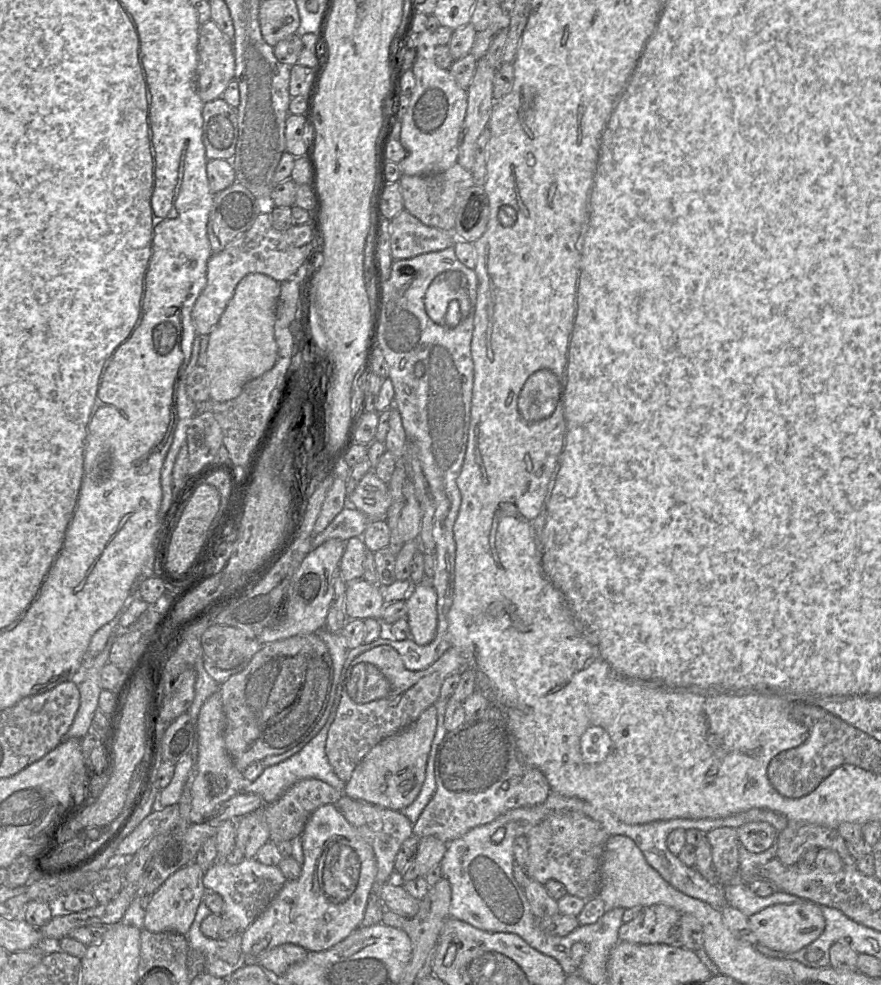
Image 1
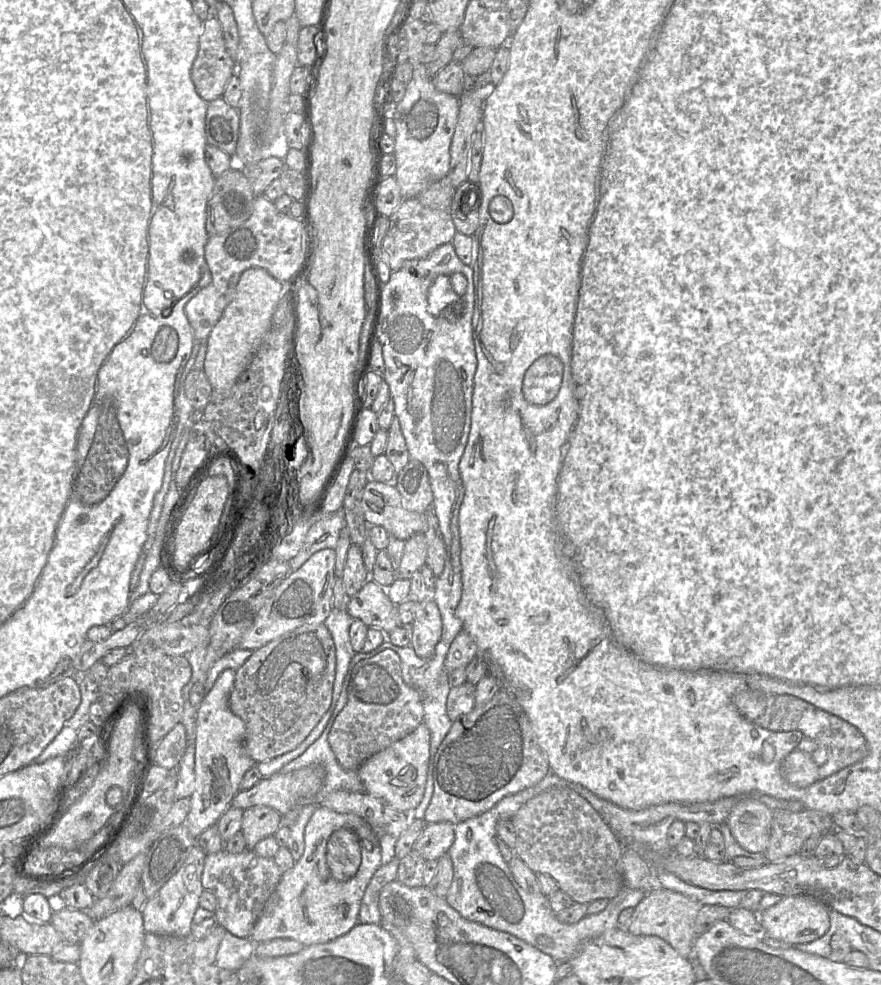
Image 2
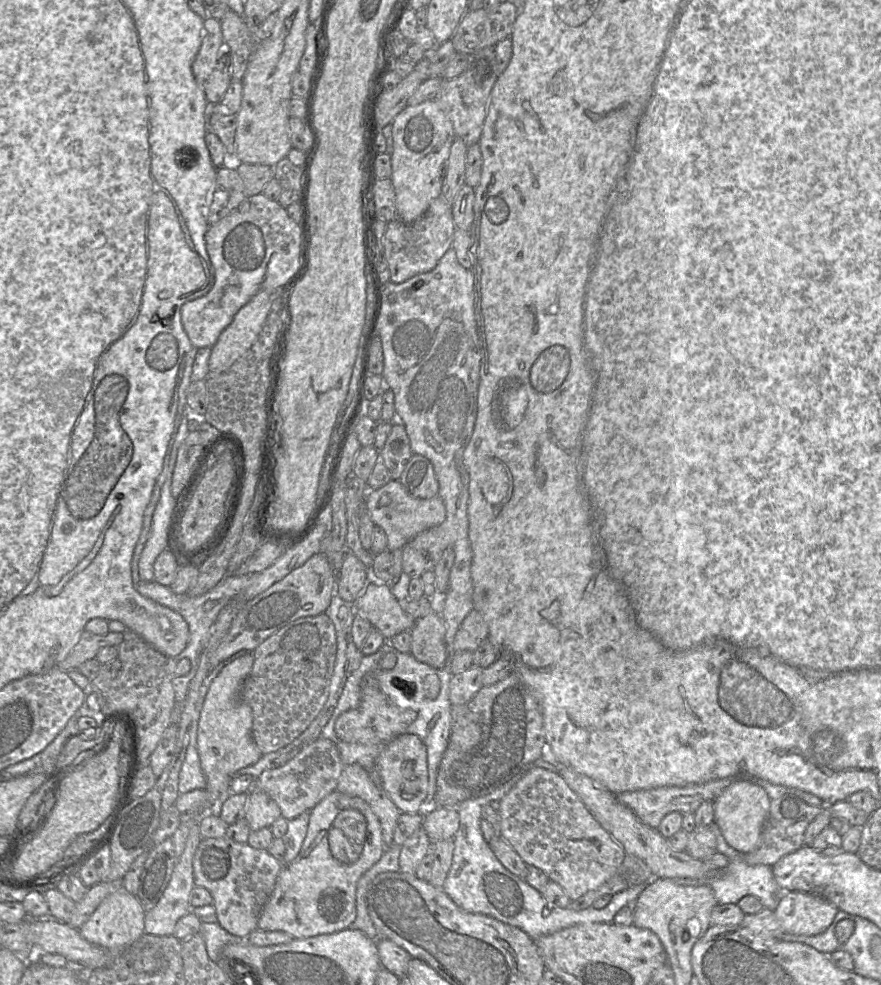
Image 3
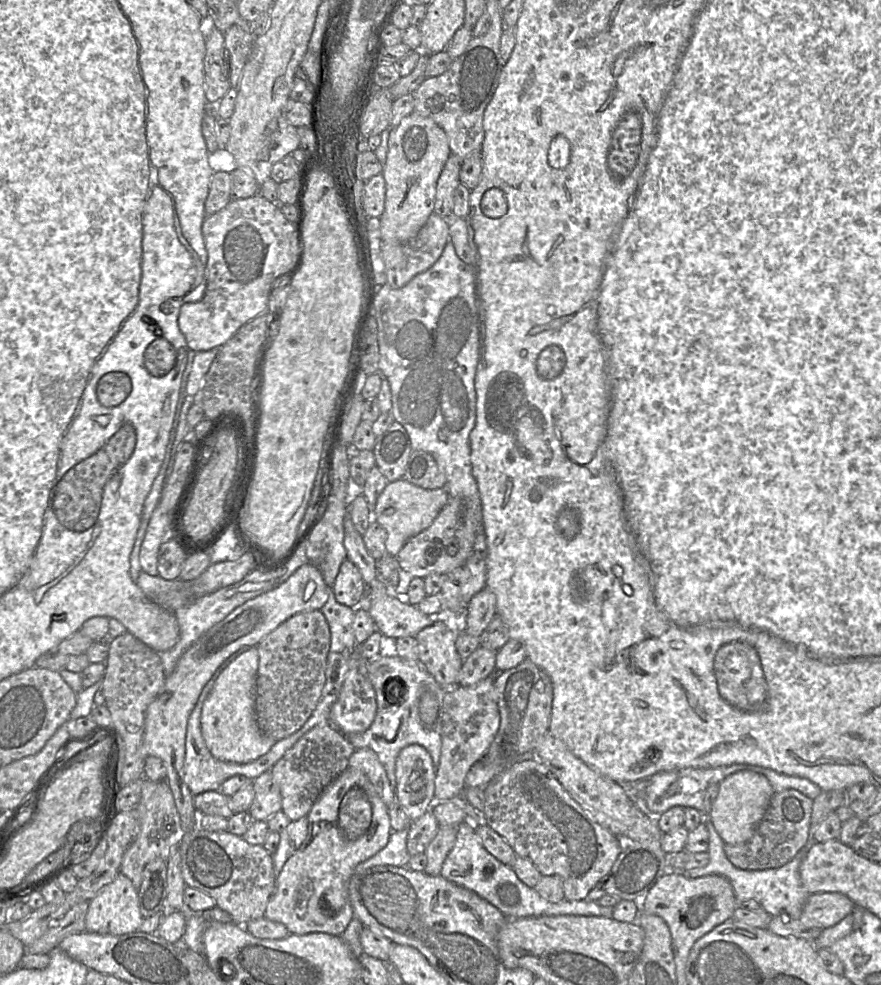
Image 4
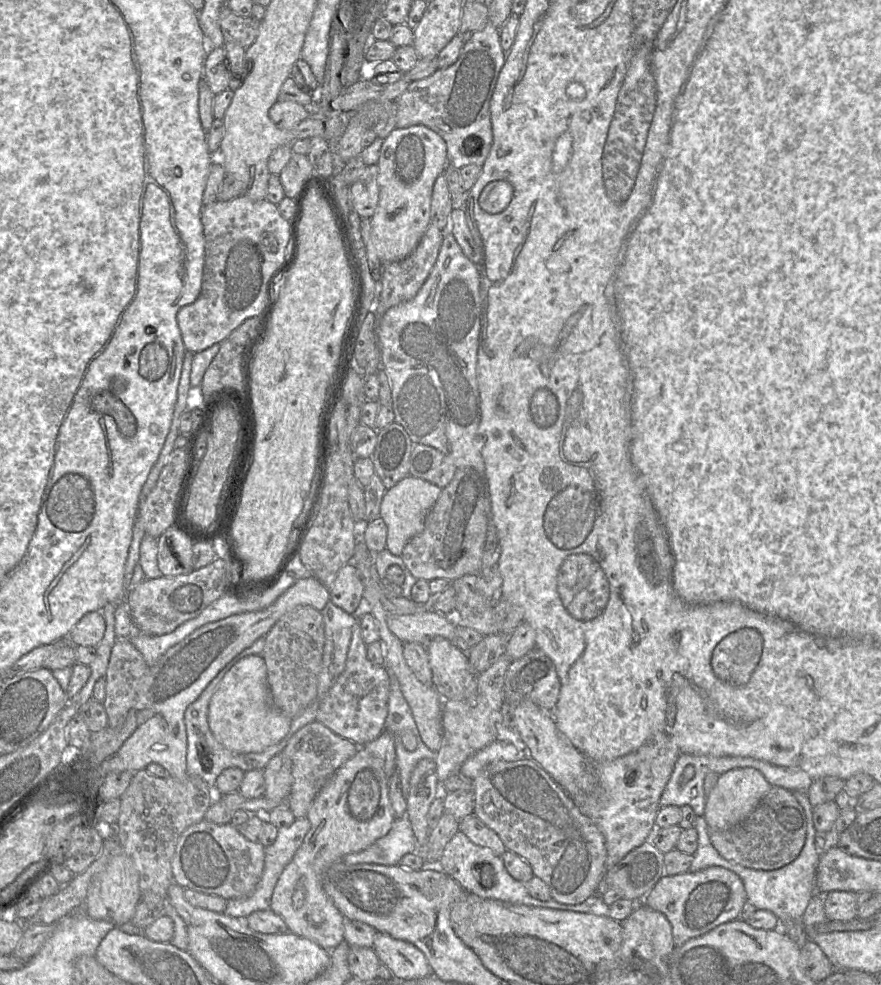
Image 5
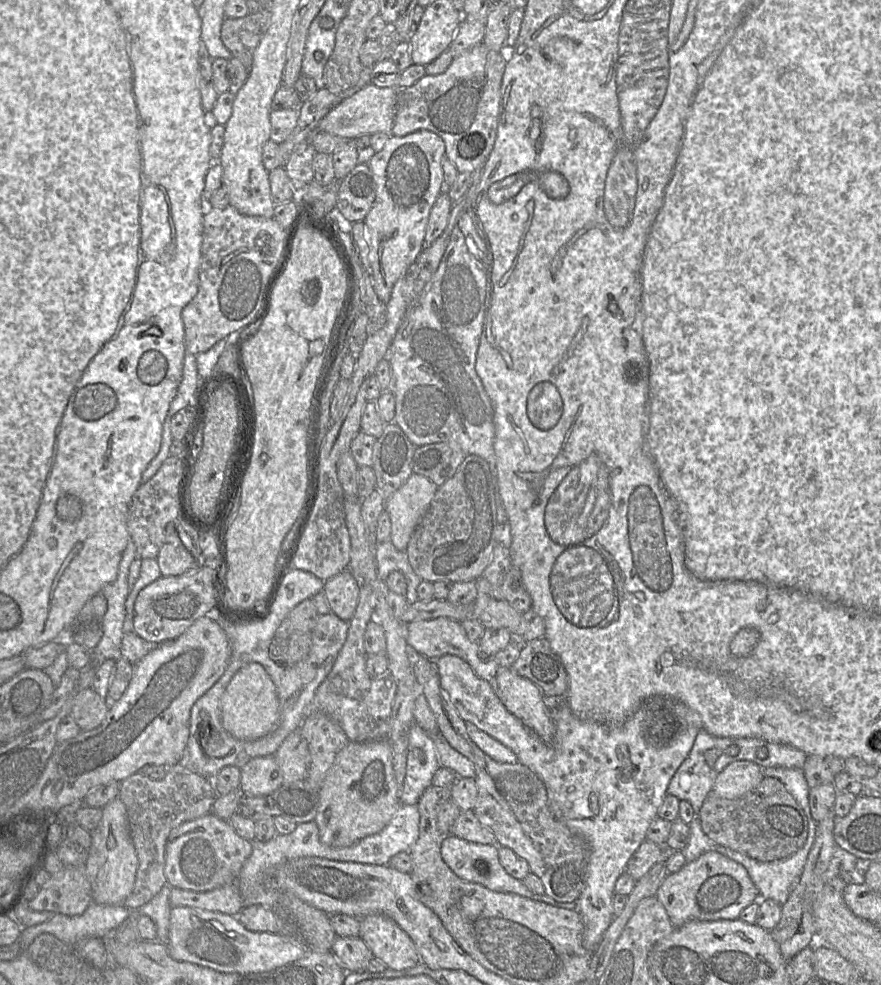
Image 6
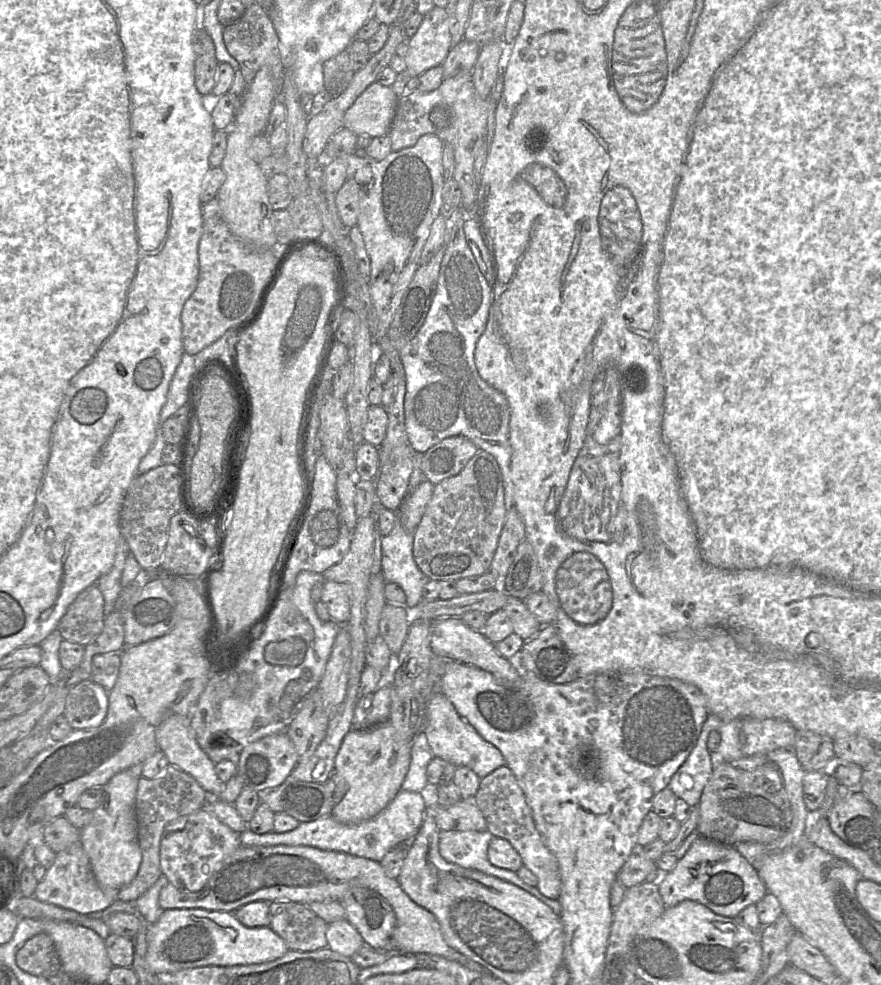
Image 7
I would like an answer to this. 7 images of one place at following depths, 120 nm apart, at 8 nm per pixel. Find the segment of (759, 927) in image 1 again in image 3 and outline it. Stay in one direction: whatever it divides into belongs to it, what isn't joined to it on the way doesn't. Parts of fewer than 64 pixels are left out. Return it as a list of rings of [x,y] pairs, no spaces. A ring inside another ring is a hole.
[[[790,891],[774,913],[786,932],[813,936],[825,932],[838,911],[834,904],[820,896]]]

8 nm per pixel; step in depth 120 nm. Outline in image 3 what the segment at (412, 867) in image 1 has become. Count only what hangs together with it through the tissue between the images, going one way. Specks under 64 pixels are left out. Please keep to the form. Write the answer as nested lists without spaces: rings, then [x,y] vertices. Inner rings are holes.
[[[438,807],[422,815],[421,827],[432,842],[452,839],[459,828],[459,814],[453,808]]]

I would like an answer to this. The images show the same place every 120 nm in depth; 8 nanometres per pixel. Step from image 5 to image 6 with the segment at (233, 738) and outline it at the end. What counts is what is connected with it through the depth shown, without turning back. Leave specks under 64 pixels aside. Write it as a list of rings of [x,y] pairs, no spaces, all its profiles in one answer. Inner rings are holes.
[[[248,663],[233,675],[220,699],[220,715],[223,728],[239,740],[261,738],[277,727],[280,712],[276,687],[261,664]]]

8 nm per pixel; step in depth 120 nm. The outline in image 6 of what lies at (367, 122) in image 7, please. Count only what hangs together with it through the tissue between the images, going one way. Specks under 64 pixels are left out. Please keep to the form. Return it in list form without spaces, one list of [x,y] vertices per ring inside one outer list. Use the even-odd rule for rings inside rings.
[[[369,83],[332,108],[320,121],[319,130],[345,140],[380,132],[390,134],[396,111],[397,91],[396,87],[378,87]]]

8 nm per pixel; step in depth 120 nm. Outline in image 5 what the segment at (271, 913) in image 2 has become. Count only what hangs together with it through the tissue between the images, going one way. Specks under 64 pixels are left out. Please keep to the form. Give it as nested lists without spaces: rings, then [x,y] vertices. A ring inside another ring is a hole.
[[[359,749],[321,788],[306,817],[311,824],[310,830],[280,875],[269,909],[284,920],[289,932],[331,952],[344,940],[346,918],[325,893],[322,877],[331,865],[342,861],[345,855],[367,849],[391,829],[395,816],[382,762]]]

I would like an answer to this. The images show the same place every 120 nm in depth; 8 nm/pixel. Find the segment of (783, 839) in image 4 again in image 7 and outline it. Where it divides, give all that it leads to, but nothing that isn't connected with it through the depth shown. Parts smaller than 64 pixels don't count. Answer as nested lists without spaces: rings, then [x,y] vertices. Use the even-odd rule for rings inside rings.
[[[729,763],[715,767],[699,803],[697,830],[701,836],[726,845],[755,842],[763,845],[788,833],[793,821],[790,801],[780,771],[773,763],[742,770]]]

